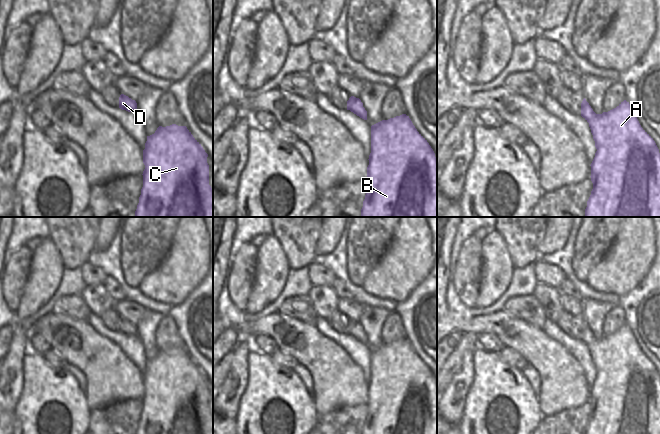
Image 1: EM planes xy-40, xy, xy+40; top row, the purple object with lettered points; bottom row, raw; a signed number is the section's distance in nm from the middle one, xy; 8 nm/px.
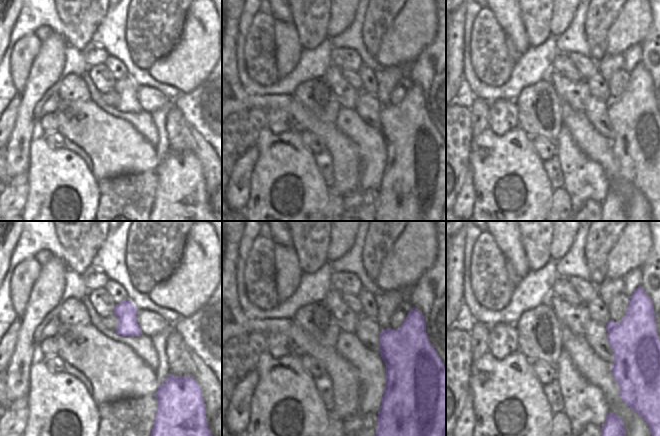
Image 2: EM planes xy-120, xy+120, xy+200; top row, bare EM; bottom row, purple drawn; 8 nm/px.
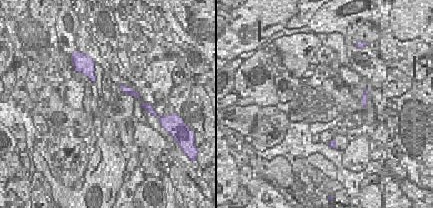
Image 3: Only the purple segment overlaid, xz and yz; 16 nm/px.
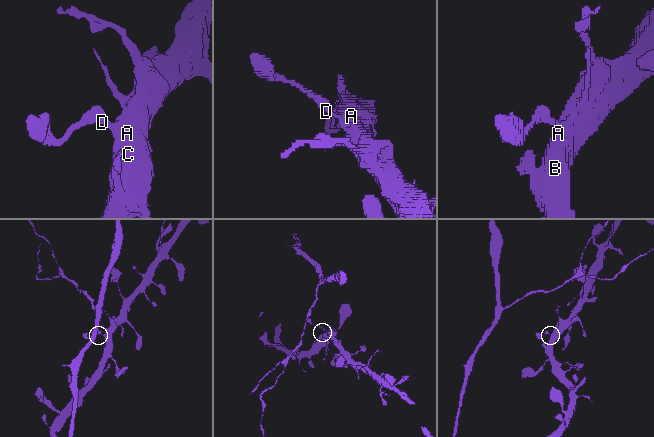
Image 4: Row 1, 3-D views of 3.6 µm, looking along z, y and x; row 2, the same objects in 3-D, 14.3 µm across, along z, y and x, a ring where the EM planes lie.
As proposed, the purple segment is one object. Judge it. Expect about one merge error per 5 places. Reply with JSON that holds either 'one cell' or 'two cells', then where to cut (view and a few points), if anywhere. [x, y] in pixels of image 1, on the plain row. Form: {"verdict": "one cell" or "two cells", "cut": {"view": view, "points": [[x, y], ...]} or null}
{"verdict": "one cell", "cut": null}

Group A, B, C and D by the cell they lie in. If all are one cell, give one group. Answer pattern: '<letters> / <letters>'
A B C D

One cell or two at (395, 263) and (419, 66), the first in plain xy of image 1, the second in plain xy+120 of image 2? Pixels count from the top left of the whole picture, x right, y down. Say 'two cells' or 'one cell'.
two cells

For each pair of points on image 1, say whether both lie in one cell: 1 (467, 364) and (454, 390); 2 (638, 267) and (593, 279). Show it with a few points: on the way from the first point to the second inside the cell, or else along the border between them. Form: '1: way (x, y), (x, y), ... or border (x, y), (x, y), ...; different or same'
1: way (467, 370), (454, 384); same
2: way (627, 267), (623, 267), (617, 273), (604, 278); same

